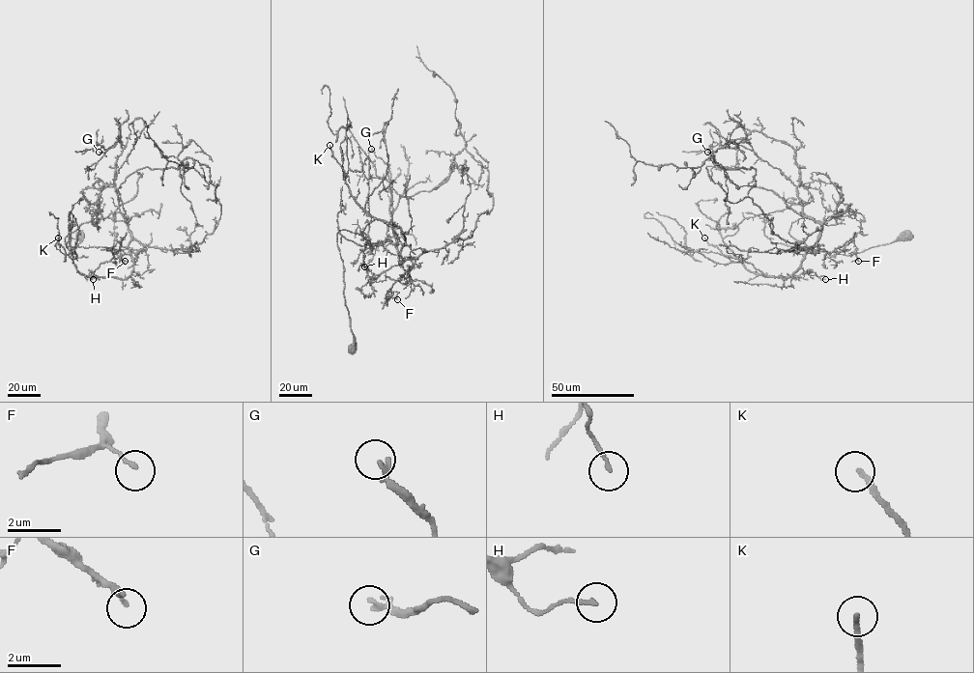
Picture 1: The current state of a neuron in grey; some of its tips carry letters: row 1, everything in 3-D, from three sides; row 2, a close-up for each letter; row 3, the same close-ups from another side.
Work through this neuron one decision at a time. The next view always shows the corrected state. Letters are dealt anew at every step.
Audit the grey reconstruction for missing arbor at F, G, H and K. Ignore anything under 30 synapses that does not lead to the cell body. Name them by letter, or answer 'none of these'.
K

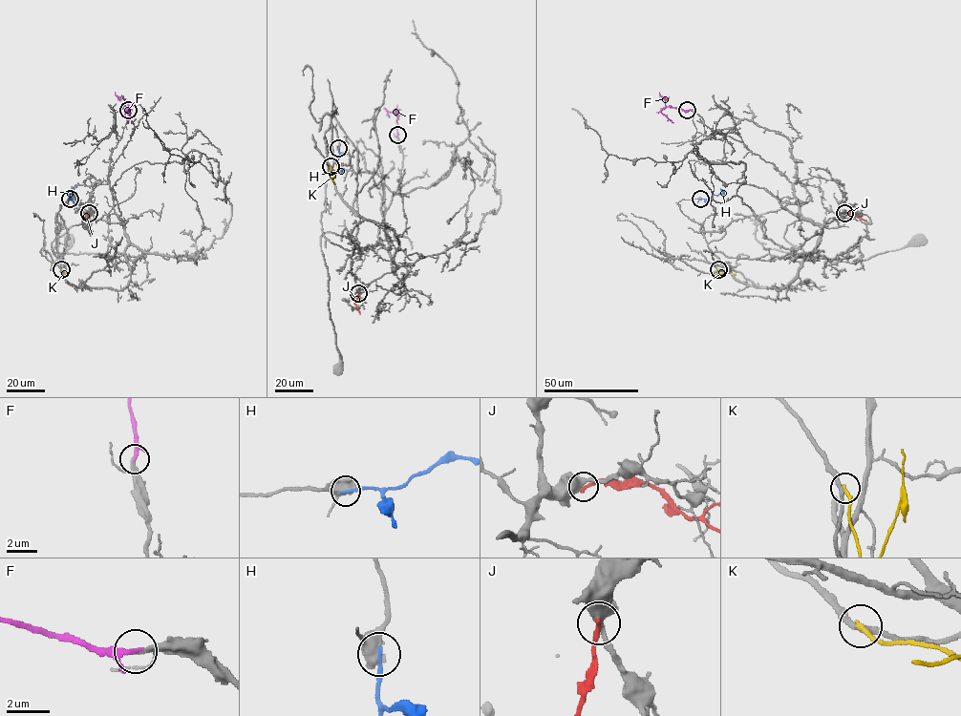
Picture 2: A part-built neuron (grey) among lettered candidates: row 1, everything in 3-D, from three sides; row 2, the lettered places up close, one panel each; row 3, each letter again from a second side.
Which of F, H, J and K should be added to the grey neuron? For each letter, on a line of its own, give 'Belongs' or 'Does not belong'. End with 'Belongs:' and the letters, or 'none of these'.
F: Belongs
H: Does not belong
J: Does not belong
K: Does not belong
Belongs: F

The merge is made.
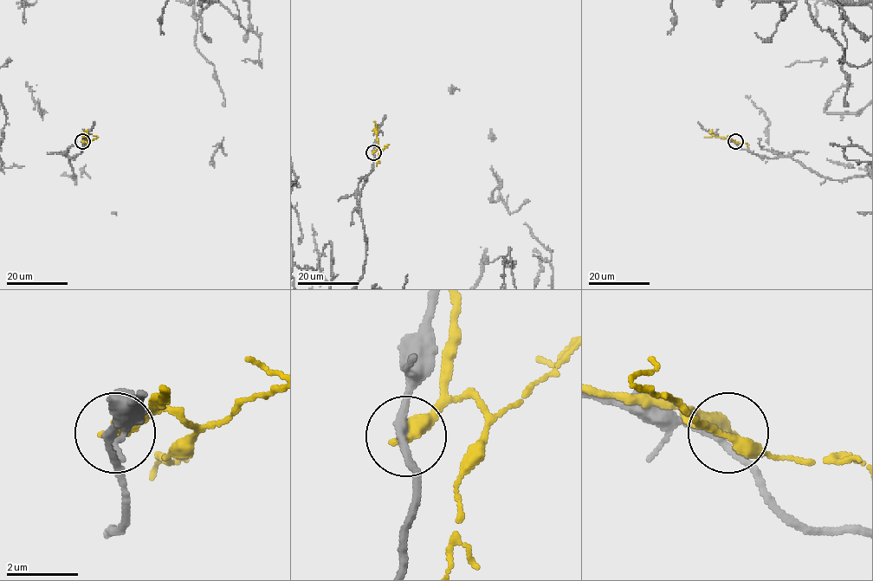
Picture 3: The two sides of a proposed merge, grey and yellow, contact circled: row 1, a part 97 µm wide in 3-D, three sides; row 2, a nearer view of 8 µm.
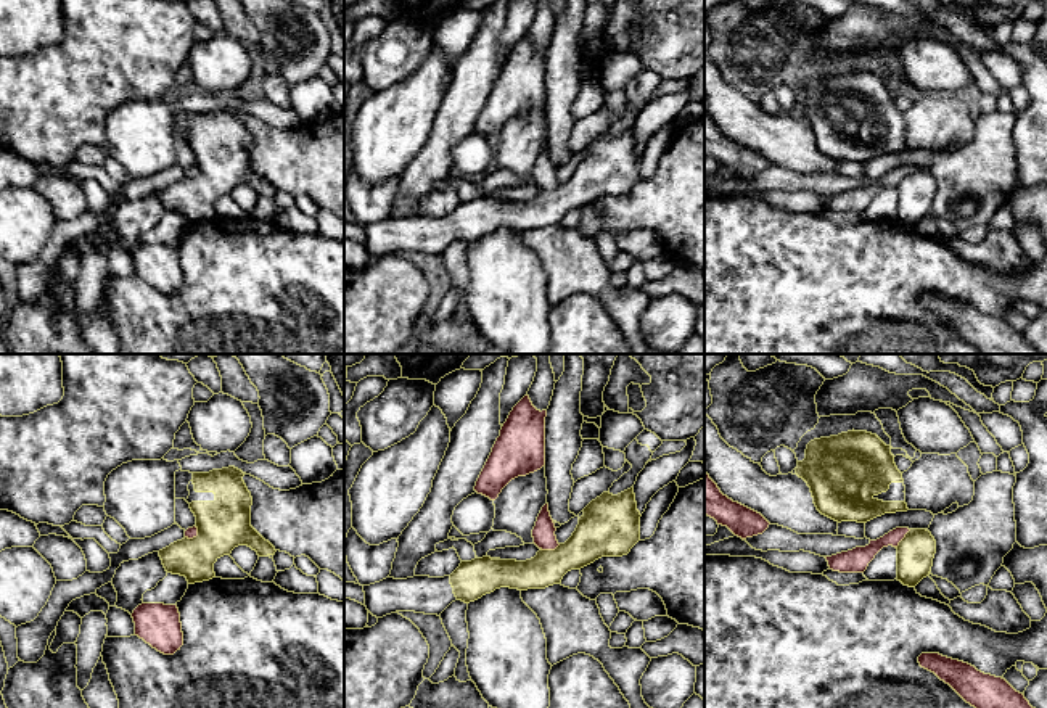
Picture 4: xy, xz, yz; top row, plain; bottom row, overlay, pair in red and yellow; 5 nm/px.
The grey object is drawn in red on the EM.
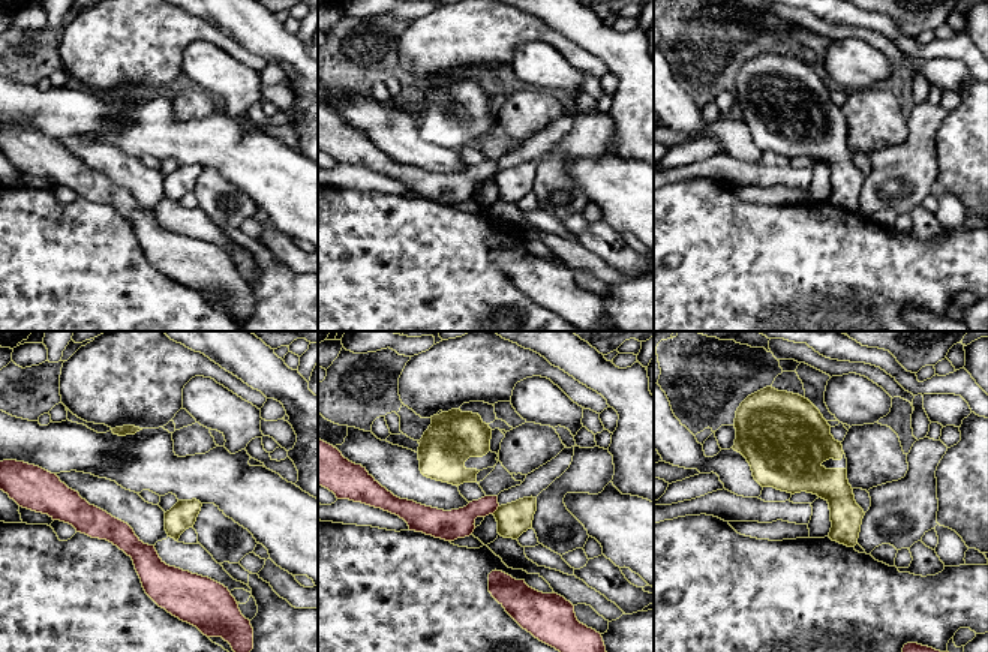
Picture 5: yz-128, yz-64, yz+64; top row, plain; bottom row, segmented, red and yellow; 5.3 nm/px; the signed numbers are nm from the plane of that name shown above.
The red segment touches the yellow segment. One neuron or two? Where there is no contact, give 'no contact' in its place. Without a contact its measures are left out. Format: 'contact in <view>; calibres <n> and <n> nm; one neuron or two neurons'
contact in xz; calibres 110 and 220 nm; two neurons

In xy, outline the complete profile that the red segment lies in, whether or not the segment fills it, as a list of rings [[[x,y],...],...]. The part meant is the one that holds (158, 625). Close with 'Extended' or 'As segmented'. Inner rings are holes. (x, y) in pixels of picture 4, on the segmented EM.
[[[142,603],[132,613],[135,636],[164,655],[174,655],[183,645],[177,605]]]. As segmented

